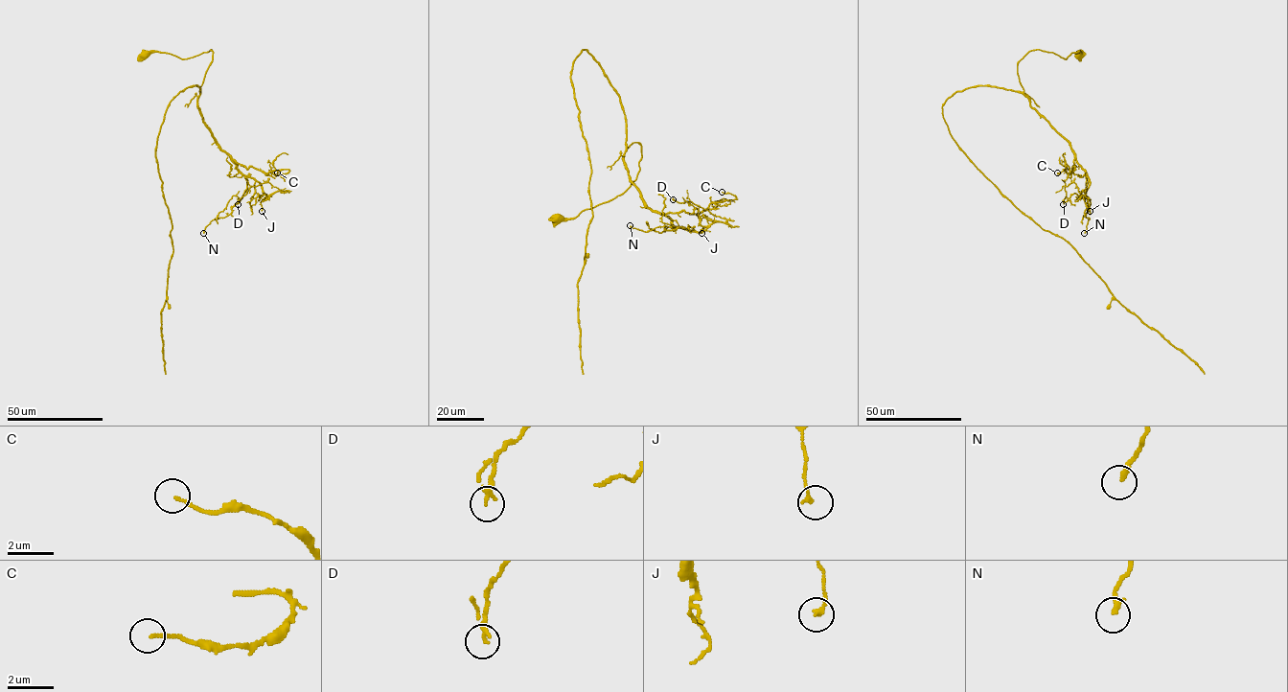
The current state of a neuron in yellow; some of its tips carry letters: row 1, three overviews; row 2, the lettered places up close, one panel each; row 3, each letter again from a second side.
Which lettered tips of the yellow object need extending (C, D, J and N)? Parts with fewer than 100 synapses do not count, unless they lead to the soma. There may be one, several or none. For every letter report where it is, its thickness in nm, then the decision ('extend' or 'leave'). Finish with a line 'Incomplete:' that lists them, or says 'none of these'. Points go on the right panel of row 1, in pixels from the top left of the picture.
C: at (1057, 172); 130 nm thick; leave
D: at (1063, 204); 130 nm thick; leave
J: at (1090, 211); 200 nm thick; leave
N: at (1084, 233); 220 nm thick; leave
Incomplete: none of these

